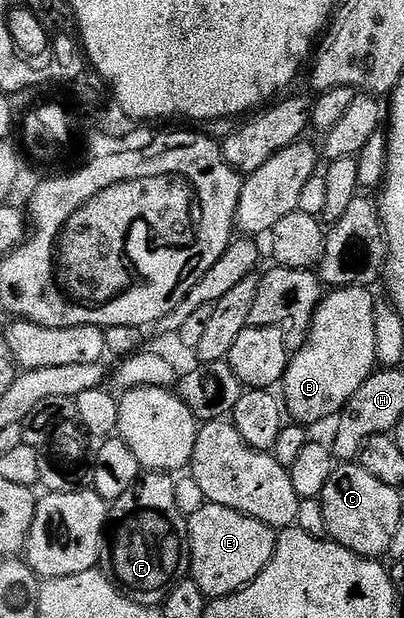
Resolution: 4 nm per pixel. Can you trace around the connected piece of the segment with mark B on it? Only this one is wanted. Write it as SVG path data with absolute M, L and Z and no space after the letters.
M336 287L332 293L323 298L316 307L312 323L308 326L304 346L291 354L288 370L284 373L282 382L282 401L286 413L293 422L305 427L313 427L327 417L335 418L343 409L345 403L366 383L366 379L377 368L376 352L374 351L374 307L376 301L367 288Z

